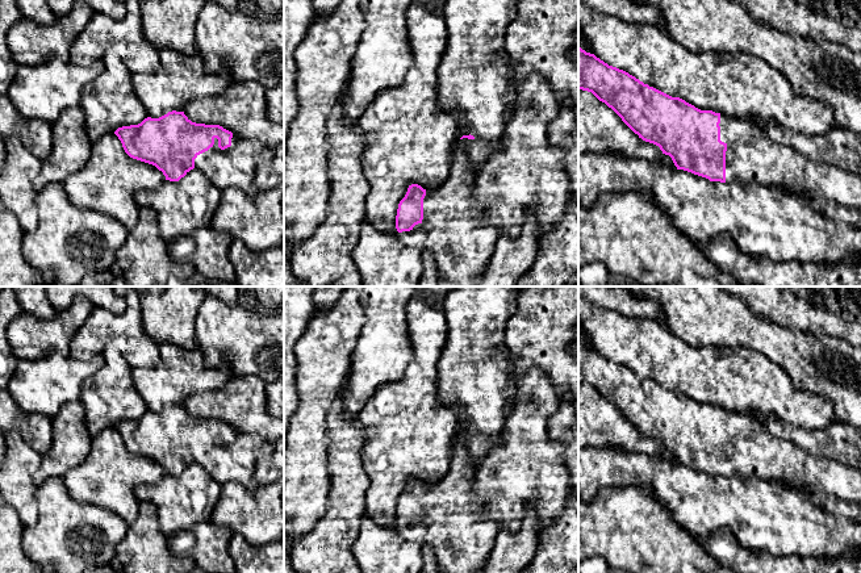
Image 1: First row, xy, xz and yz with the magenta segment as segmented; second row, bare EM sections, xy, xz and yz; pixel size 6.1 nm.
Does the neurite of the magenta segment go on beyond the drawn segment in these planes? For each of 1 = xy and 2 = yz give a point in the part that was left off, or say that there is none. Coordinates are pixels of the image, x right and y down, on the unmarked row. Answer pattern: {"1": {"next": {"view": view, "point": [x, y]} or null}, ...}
{"1": {"next": null}, "2": {"next": {"view": "yz", "point": [751, 451]}}}

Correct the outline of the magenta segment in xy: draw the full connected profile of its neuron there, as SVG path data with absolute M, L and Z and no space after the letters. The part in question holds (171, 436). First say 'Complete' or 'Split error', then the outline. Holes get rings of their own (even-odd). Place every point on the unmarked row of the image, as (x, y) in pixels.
Complete. M176 405L118 422L114 428L130 452L155 460L170 476L179 476L193 464L195 453L213 442L216 432L221 444L230 442L233 432L220 419L196 418Z

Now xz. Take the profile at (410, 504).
Split error. M471 428L456 434L446 476L427 485L411 478L398 498L401 536L431 547L438 573L480 573L501 531L473 494L477 467L465 447L473 438Z

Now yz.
Split error. M578 340L578 384L592 386L611 402L645 436L660 442L677 461L710 476L741 474L761 480L785 480L806 493L808 488L861 505L861 470L835 460L815 456L803 447L768 432L748 414L701 405L680 392L672 392L628 367L609 360Z

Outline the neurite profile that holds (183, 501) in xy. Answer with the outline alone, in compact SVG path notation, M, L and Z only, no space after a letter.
M193 463L179 476L164 474L156 484L137 486L135 497L155 506L159 528L171 538L210 520L221 486L201 465Z

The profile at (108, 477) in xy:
M109 427L92 438L85 460L63 478L72 499L108 509L131 524L141 503L135 488L156 484L164 474L162 465L130 452L118 431Z

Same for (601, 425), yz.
M578 384L578 446L615 447L627 453L647 453L677 463L659 440L643 435L592 386Z

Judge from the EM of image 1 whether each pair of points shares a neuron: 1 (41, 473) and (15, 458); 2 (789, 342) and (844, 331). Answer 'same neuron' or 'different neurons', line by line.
1: different neurons
2: different neurons

